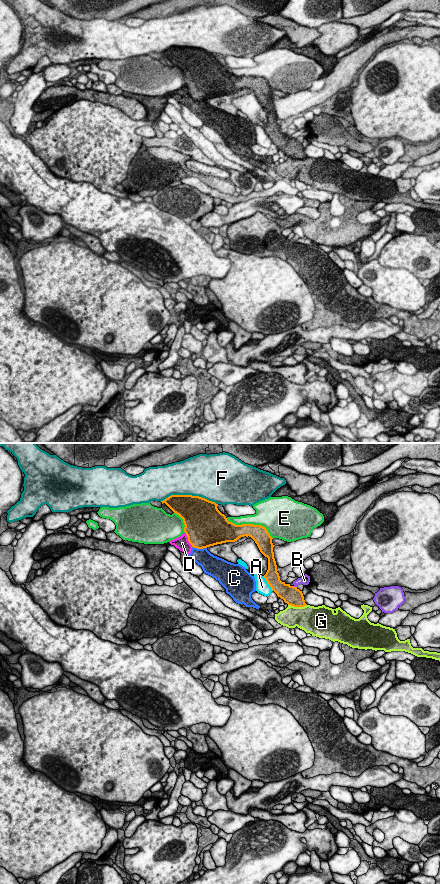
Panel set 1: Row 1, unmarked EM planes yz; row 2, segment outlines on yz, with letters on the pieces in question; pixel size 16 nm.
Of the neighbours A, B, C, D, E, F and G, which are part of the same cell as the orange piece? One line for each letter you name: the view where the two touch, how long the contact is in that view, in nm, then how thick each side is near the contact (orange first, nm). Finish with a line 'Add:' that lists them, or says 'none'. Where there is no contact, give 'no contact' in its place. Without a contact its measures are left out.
Add: none

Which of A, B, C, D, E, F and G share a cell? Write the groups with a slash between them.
A / B / C D / E / F / G

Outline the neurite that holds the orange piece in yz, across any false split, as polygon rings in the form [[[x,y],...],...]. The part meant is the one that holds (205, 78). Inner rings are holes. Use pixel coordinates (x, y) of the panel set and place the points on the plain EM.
[[[171,47],[161,54],[183,71],[184,84],[194,100],[203,101],[235,94],[244,88],[251,89],[260,104],[268,110],[268,122],[263,129],[271,141],[288,157],[294,159],[307,157],[302,143],[280,132],[273,104],[275,97],[265,79],[253,76],[236,77],[229,74],[218,62],[218,56],[199,48]]]

